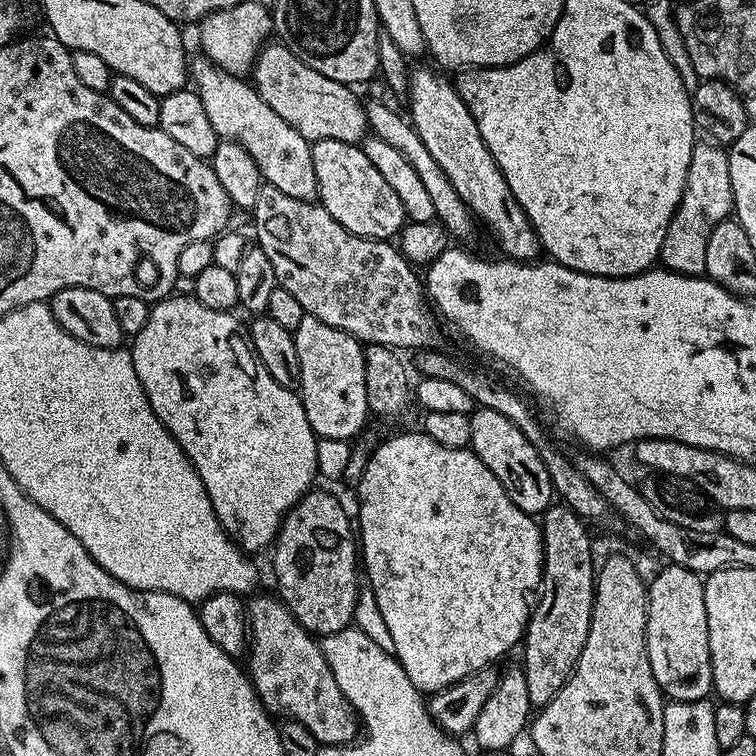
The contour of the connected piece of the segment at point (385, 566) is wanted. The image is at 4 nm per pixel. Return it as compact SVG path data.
M423 431L404 432L401 436L392 436L385 444L380 444L367 457L364 473L358 485L360 491L360 528L358 524L358 544L362 549L362 568L368 571L368 580L372 583L372 596L376 599L376 608L380 611L380 620L392 639L391 651L399 660L402 670L414 682L421 693L435 694L442 689L456 684L470 674L480 672L489 667L503 652L519 645L524 639L524 629L528 626L530 597L540 587L540 577L544 571L544 541L542 528L536 524L529 513L523 512L506 494L502 482L486 470L486 466L475 452L468 448L462 450L446 450L438 446Z

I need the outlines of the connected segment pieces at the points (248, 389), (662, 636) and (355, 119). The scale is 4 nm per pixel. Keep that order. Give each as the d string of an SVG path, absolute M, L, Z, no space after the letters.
M173 294L165 299L155 301L149 307L146 326L142 326L140 333L131 341L130 351L134 362L134 374L138 374L138 382L142 382L142 390L146 390L146 398L150 402L154 414L166 426L168 433L176 439L185 456L191 460L192 467L196 469L200 481L204 483L204 489L212 503L212 509L220 527L224 529L238 549L253 554L252 552L260 552L267 544L269 547L275 541L289 509L295 507L313 487L312 479L317 479L318 476L316 466L318 437L306 418L303 400L293 389L279 385L270 373L261 367L249 341L243 335L240 337L240 324L232 316L234 315L231 311L219 312L208 309L191 295Z
M669 563L647 585L646 646L650 670L669 701L702 700L713 691L712 663L706 626L704 580L697 573Z
M279 42L265 43L259 49L250 68L250 80L256 92L298 134L309 140L337 140L356 144L365 139L364 127L368 120L364 108L356 101L356 96L347 84L339 84L318 70L310 70L290 49Z

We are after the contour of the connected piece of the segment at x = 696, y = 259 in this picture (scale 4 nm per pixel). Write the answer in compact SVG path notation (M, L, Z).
M697 143L692 150L684 193L660 247L659 263L669 272L681 272L684 276L701 275L706 266L706 242L710 242L710 230L714 230L718 222L729 219L733 212L727 151L712 144Z

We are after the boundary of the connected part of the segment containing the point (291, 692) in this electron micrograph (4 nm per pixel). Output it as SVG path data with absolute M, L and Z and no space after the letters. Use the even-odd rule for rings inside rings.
M275 595L256 596L246 604L246 632L250 637L250 683L258 697L259 703L273 717L297 720L321 745L346 744L355 741L358 736L358 717L352 711L352 703L345 698L330 666L324 657L324 651L314 639L313 633L307 632L292 616L292 611Z

